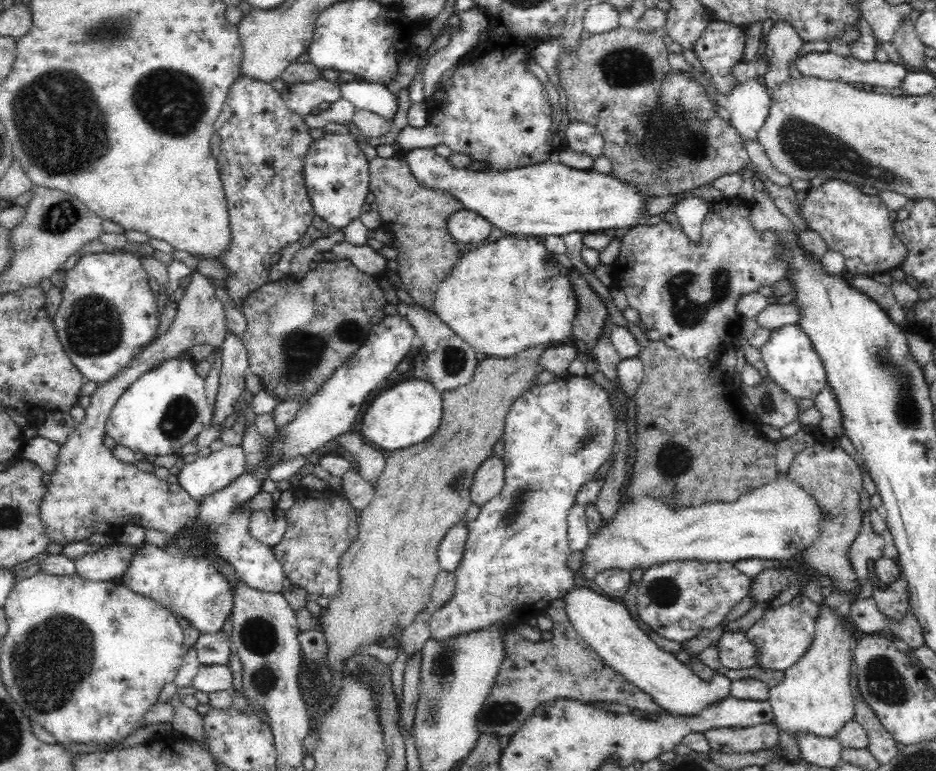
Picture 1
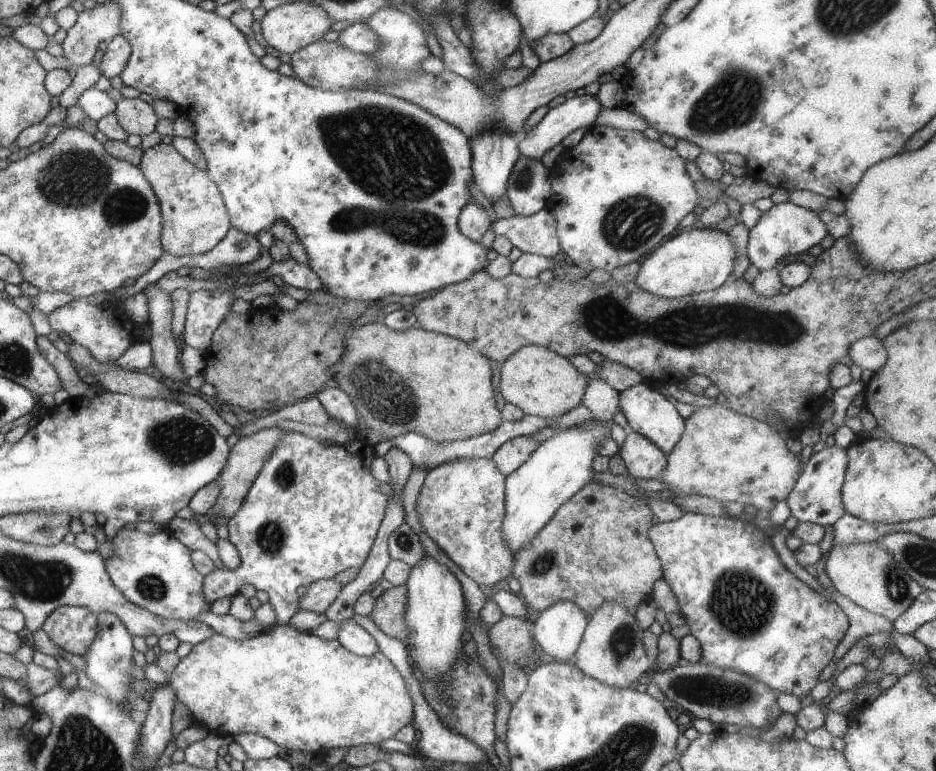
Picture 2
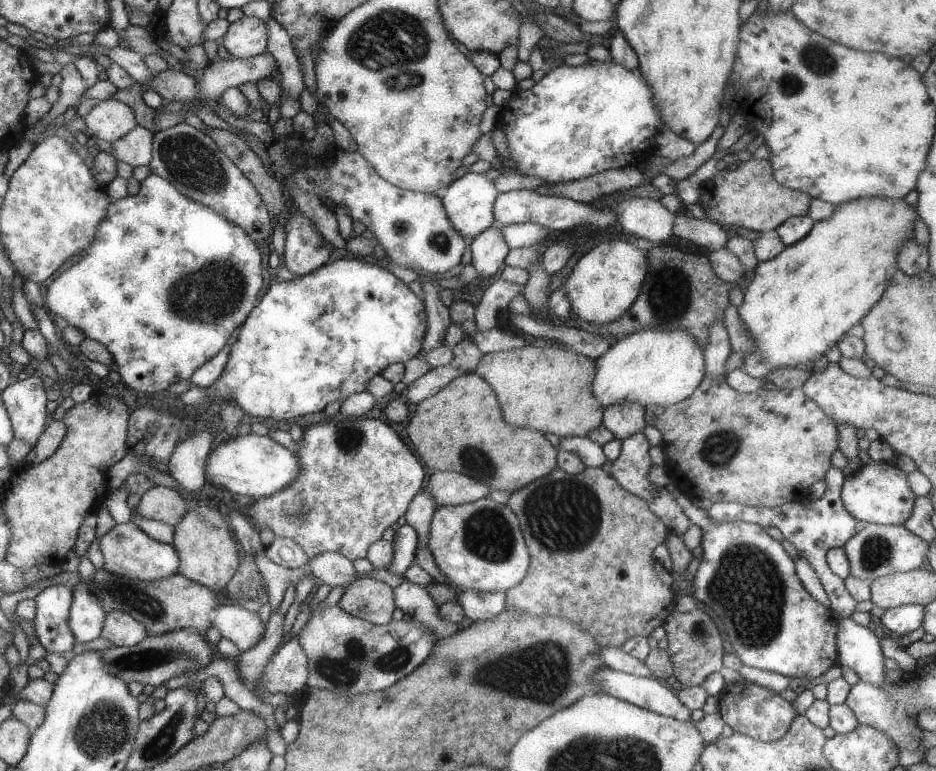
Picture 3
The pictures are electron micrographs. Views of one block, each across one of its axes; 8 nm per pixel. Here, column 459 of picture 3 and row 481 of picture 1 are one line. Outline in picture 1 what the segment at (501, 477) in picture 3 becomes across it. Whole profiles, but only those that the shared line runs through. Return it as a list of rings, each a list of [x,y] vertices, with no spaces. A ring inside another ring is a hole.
[[[540,344],[512,358],[486,358],[484,362],[478,362],[470,382],[442,392],[444,410],[440,428],[428,440],[414,444],[412,448],[392,452],[386,458],[386,468],[382,476],[374,482],[374,500],[360,514],[360,534],[350,546],[350,550],[342,556],[342,592],[340,596],[330,598],[330,606],[318,620],[318,628],[320,632],[324,632],[328,644],[326,666],[314,666],[316,672],[322,672],[324,692],[332,690],[334,696],[338,694],[340,682],[346,680],[346,676],[342,674],[344,662],[348,662],[348,658],[356,654],[356,650],[362,646],[362,638],[372,638],[374,644],[378,644],[376,640],[380,636],[392,636],[396,630],[406,632],[410,630],[414,618],[430,606],[436,578],[442,572],[438,564],[440,544],[444,536],[452,530],[452,526],[464,522],[464,516],[472,506],[470,492],[474,474],[484,460],[494,456],[494,446],[504,440],[506,416],[512,404],[536,386],[536,376],[544,372],[544,368],[540,366],[540,356],[550,348],[550,344]]]

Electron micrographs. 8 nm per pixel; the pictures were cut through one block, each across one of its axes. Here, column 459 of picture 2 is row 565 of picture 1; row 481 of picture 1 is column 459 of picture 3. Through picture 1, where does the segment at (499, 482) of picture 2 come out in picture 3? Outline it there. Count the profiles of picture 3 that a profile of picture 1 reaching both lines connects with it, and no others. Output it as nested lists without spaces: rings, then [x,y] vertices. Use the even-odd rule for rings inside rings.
[[[479,498],[463,506],[435,508],[429,524],[427,548],[435,566],[445,576],[445,584],[459,592],[507,592],[525,578],[529,570],[529,550],[517,516],[505,504]]]

